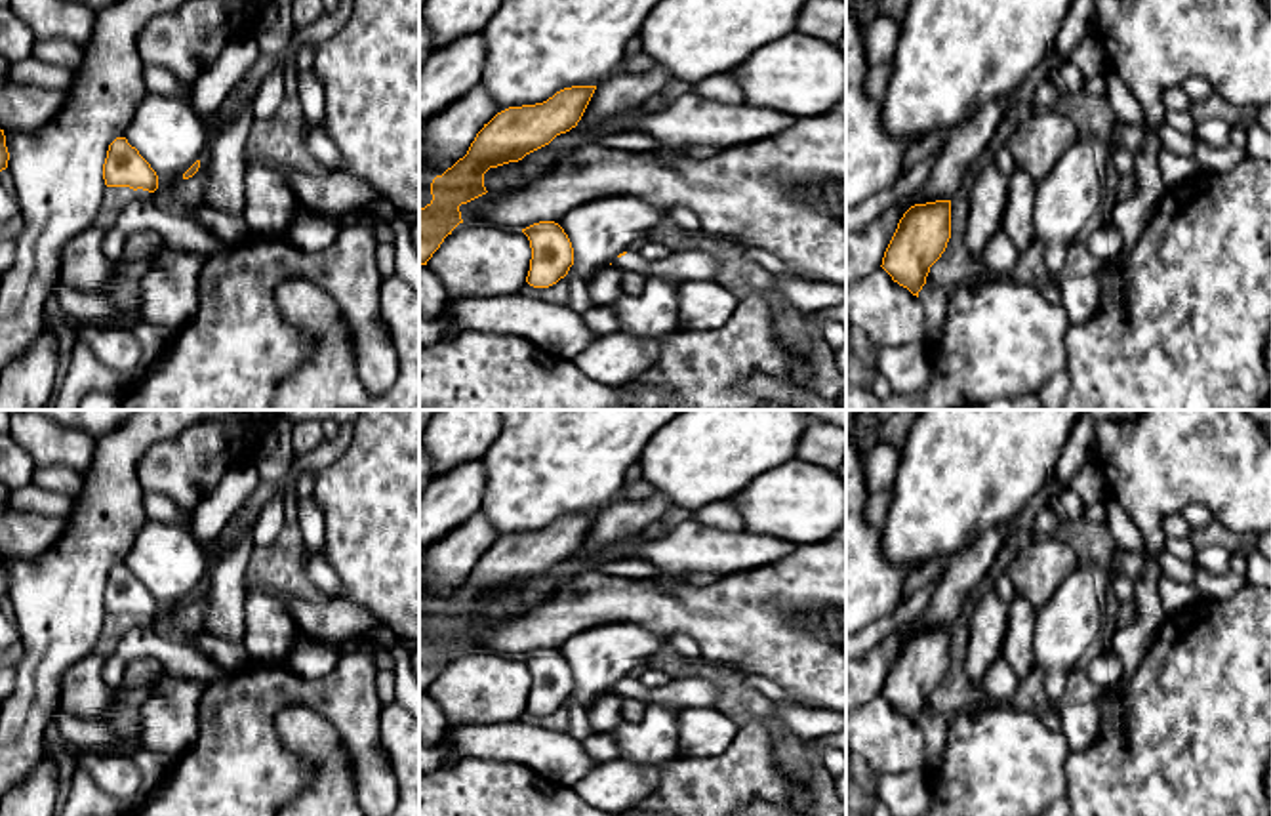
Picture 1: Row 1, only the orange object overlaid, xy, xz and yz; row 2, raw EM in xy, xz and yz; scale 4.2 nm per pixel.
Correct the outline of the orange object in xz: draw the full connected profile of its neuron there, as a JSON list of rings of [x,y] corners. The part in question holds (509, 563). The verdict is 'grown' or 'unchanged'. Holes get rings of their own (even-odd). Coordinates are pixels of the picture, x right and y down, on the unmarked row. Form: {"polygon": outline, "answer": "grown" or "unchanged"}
{"polygon": [[[572,513],[543,530],[509,534],[476,561],[467,581],[431,610],[433,627],[419,635],[419,692],[463,650],[459,633],[486,622],[484,601],[549,572],[581,547],[596,513]]], "answer": "unchanged"}

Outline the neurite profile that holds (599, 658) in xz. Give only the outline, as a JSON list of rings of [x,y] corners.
[[[606,623],[575,633],[558,652],[574,675],[570,702],[589,709],[669,637],[642,623]]]

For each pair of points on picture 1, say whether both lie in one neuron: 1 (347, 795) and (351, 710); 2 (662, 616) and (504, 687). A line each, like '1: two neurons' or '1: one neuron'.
1: two neurons
2: two neurons

